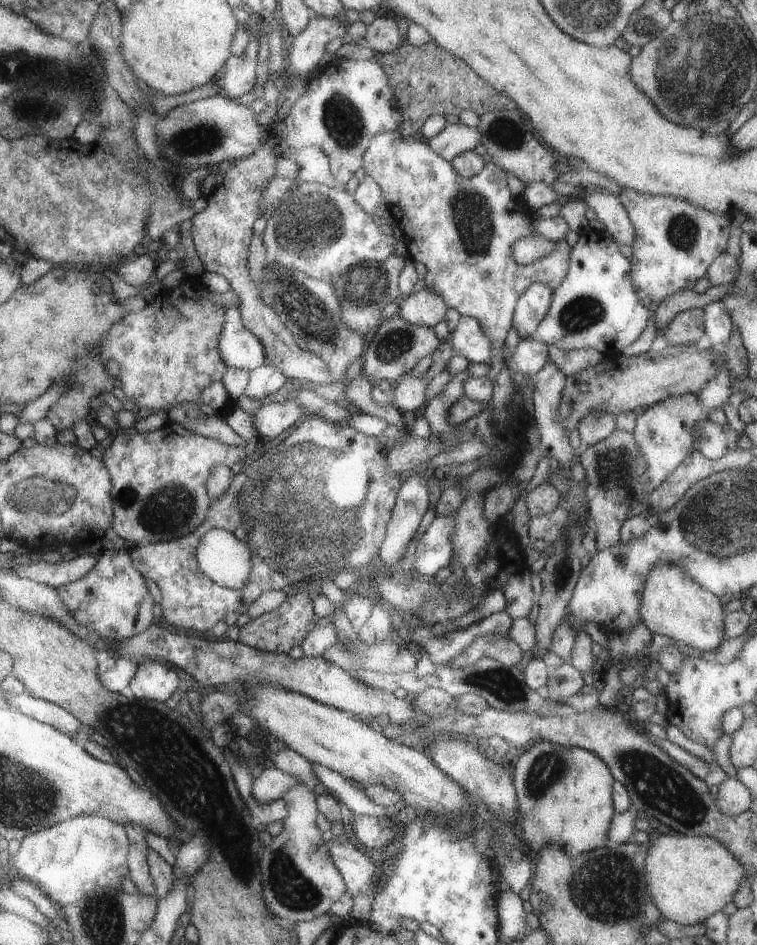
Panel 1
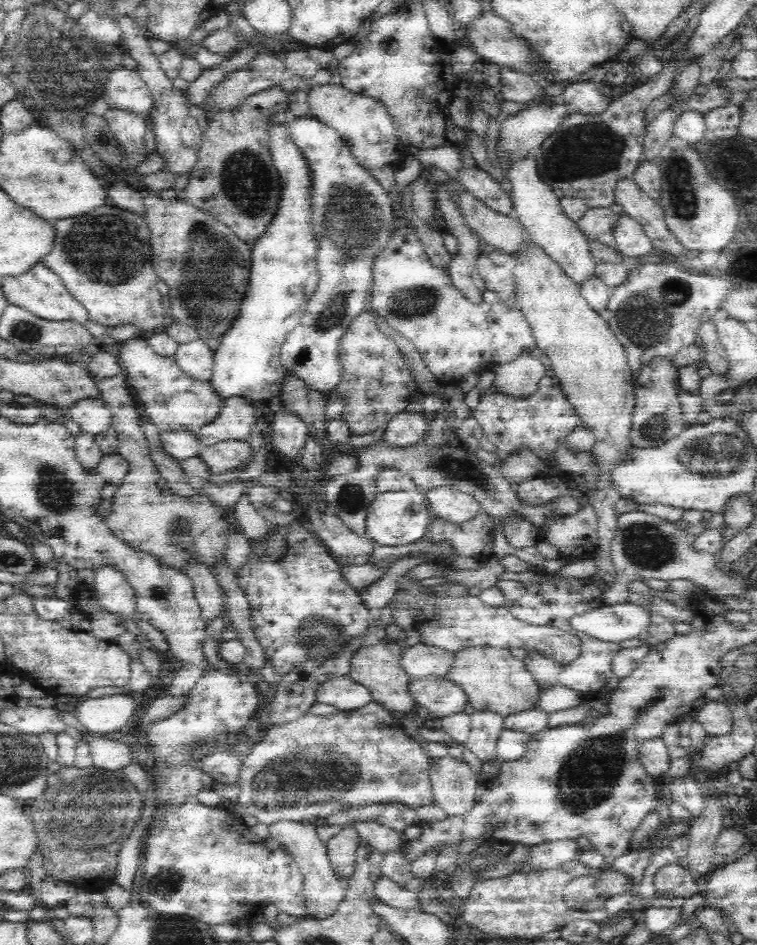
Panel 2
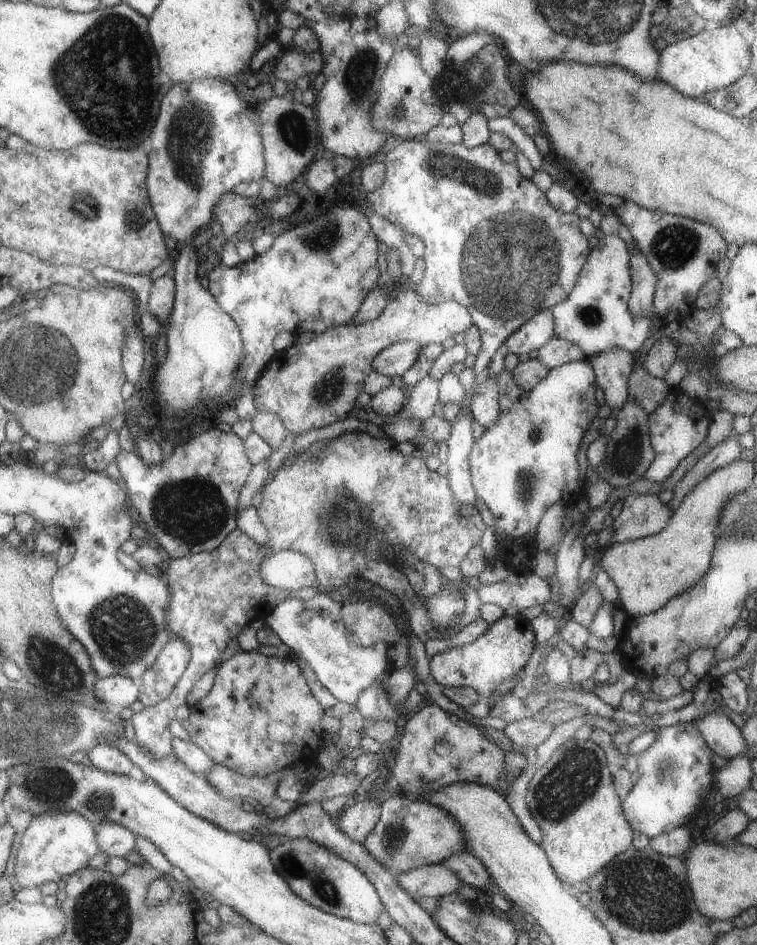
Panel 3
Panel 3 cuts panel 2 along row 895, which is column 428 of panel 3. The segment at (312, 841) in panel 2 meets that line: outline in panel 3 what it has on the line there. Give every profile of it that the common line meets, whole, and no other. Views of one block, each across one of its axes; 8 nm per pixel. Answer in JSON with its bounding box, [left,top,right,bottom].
[254,287,475,436]

